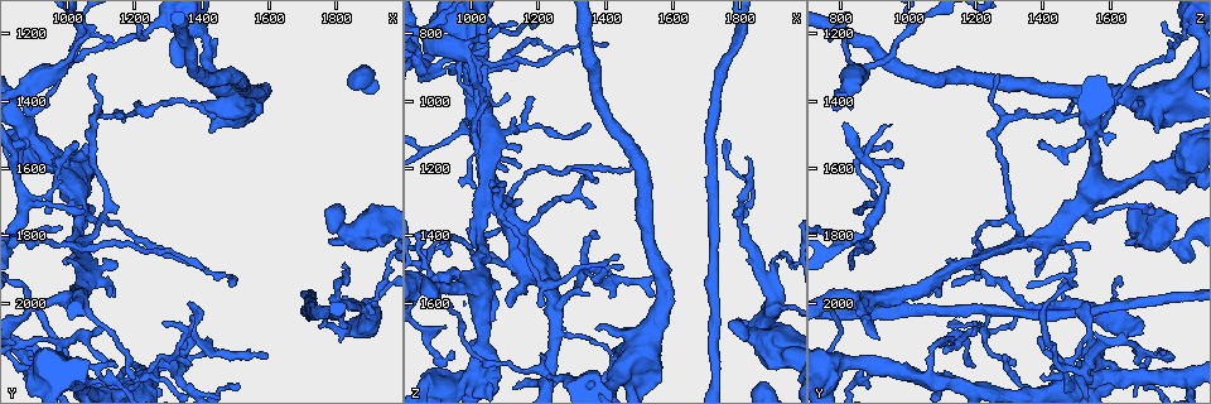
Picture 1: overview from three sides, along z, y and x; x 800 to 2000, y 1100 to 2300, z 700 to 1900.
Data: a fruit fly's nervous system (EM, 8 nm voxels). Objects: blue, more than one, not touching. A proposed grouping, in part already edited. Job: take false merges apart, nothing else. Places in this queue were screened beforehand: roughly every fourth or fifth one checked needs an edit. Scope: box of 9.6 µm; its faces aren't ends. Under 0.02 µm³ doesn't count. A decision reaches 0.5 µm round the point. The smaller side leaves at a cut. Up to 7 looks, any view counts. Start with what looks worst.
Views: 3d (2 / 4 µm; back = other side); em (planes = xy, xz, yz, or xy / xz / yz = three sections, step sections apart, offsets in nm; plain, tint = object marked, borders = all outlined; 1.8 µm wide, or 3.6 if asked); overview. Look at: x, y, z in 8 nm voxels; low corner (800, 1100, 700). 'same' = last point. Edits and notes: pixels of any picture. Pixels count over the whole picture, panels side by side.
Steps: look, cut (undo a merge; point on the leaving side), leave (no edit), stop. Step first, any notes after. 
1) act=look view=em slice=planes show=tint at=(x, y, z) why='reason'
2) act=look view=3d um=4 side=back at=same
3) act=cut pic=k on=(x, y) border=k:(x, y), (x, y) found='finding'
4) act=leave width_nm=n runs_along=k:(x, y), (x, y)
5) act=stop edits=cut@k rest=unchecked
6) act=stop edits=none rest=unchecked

act=look view=3d um=4 at=(900, 2190, 1520) why='a fork'

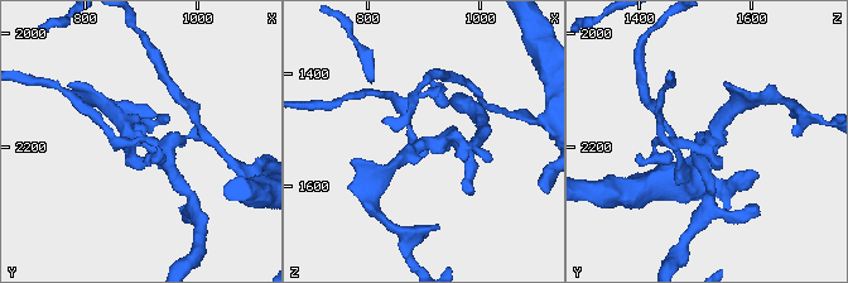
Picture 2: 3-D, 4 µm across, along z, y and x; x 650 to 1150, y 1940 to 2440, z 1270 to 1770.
act=look view=em slice=xy step=16 show=tint at=(890, 2185, 1525) why='shape alone is not enough'

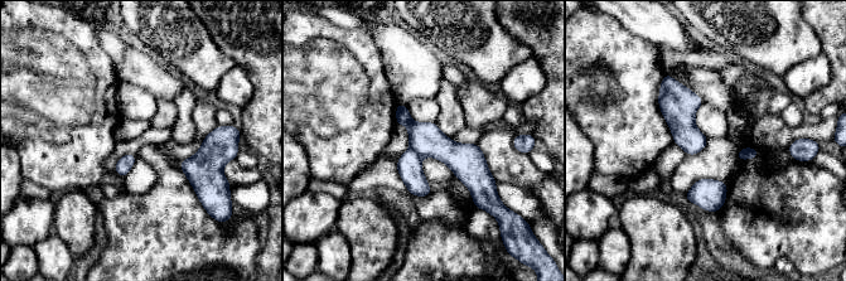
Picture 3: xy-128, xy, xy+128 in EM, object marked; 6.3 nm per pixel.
act=look view=em slice=planes show=borders at=same why='cut it another way'

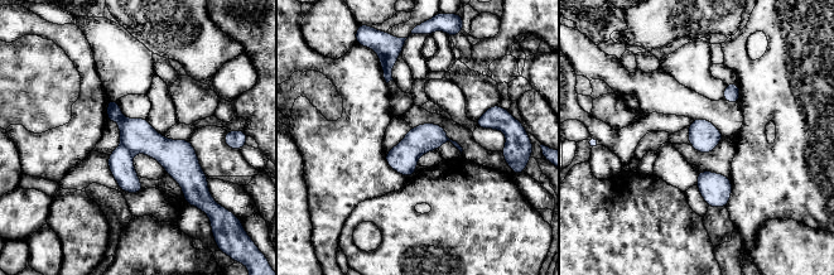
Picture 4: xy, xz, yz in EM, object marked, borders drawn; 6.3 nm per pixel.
act=cut pic=4 on=(120, 162) width_nm=180 border=4:(121, 144), (133, 154) found='two neurons meet here'

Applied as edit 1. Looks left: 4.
act=look view=overview why='see it whole again'

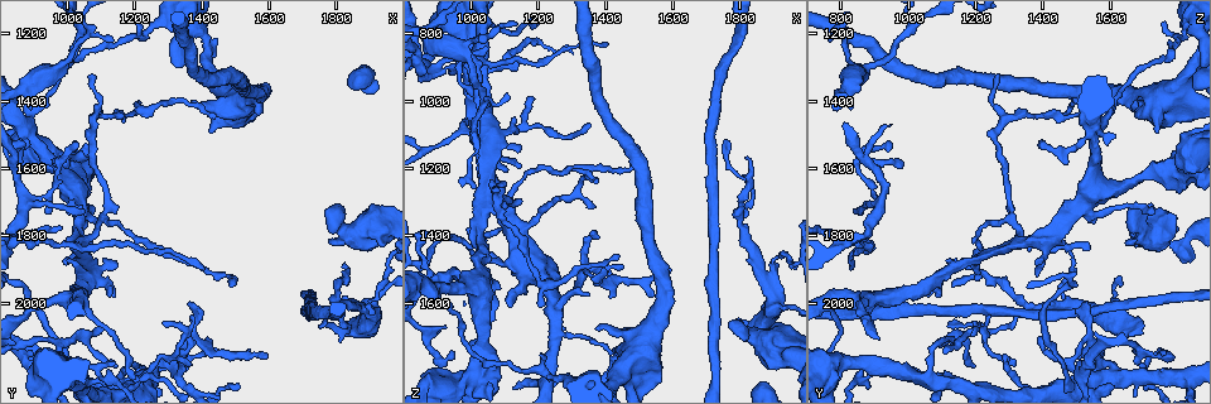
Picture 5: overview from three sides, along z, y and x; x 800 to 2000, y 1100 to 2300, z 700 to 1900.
act=look view=em slice=xy step=4 show=tint at=(1250, 2220, 1600) why='arms part here'

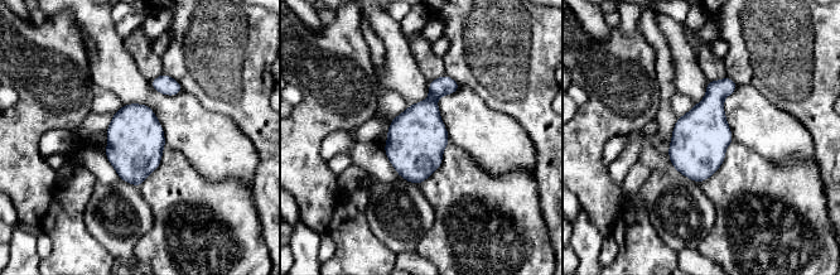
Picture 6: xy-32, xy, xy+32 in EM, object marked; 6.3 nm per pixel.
act=look view=em slice=planes show=borders at=same

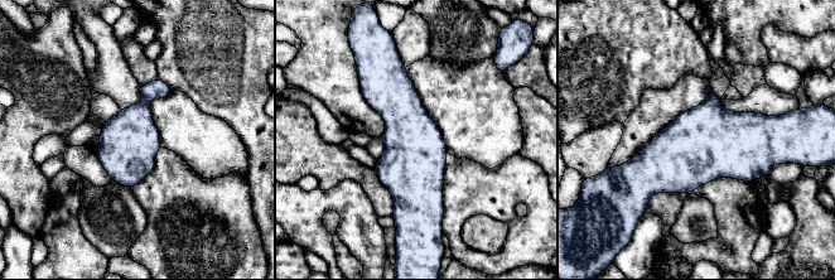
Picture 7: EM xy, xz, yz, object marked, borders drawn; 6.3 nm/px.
act=leave found='one neuron here'

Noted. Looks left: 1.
act=look view=em slice=planes show=tint at=(1220, 2240, 1830) why='sudden change in width'

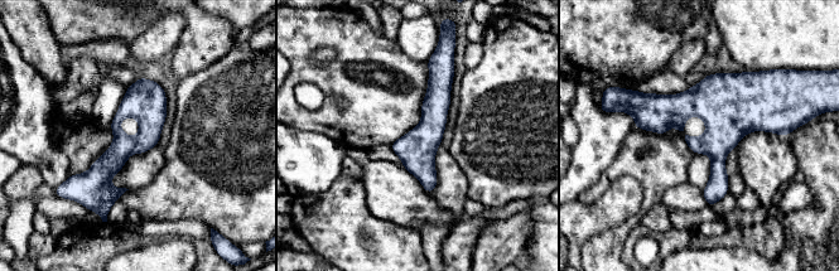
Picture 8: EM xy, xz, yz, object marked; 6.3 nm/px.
act=leave width_nm=160 found='one neuron here'

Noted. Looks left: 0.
act=stop edits=cut@4 rest=unchecked

